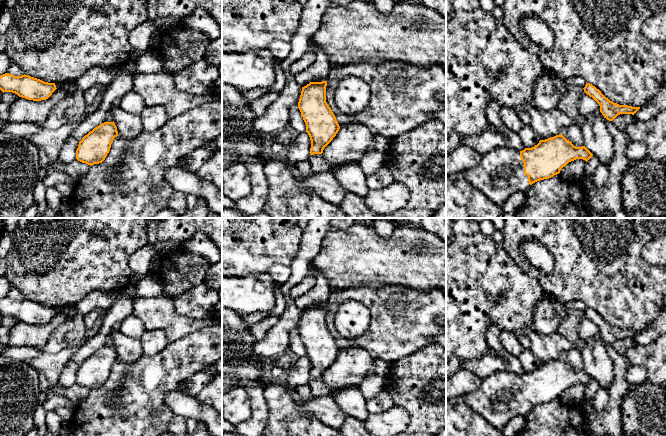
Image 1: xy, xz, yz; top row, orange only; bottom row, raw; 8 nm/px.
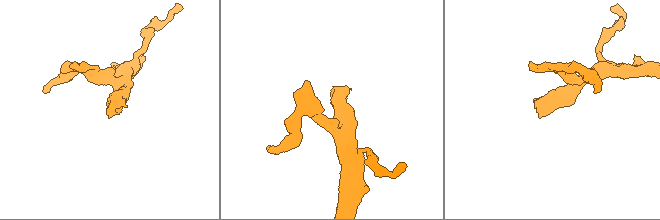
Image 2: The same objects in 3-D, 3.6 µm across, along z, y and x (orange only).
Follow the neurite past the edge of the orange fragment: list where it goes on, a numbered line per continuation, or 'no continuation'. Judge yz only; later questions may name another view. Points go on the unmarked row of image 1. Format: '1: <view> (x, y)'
1: yz (500, 397)

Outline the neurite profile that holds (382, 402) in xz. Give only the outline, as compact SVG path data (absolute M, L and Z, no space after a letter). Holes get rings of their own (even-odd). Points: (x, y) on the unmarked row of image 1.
M382 390L373 398L366 399L367 411L369 414L381 414L394 406L392 397Z

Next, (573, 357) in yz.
M572 346L570 350L561 352L560 358L563 359L567 364L571 365L574 370L584 370L582 353L576 347Z

